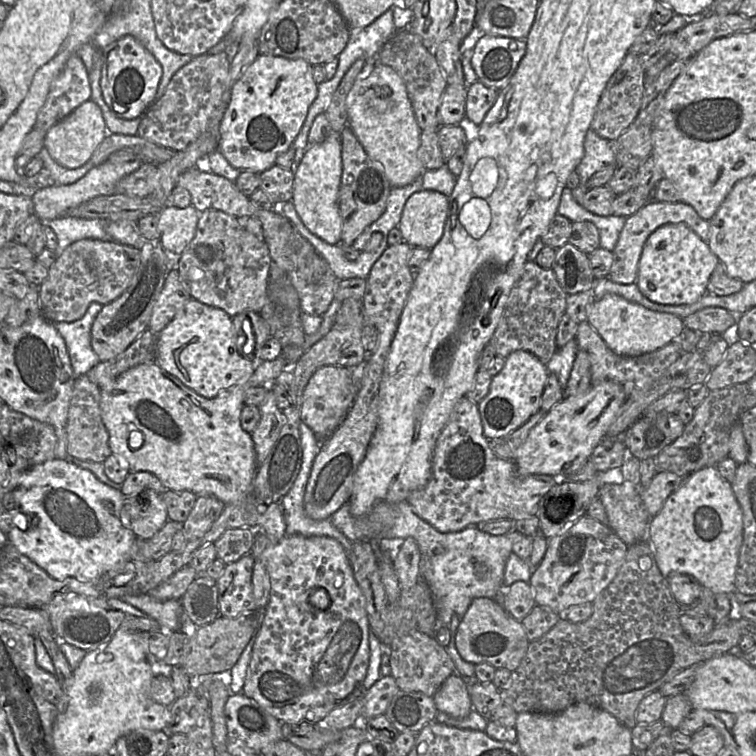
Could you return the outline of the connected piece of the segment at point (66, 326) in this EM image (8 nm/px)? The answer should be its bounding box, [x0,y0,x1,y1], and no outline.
[54,302,103,376]

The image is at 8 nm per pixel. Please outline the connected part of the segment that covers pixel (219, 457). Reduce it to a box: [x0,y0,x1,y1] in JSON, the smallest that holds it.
[101,355,295,505]

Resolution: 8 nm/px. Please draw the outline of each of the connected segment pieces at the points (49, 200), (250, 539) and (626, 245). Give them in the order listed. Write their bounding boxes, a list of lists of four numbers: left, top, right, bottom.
[[32,159,144,221],[214,528,256,565],[607,201,709,284]]

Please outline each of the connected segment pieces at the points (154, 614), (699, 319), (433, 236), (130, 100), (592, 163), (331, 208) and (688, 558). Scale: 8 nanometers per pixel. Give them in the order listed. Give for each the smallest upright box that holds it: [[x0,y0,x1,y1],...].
[[122,594,184,633],[683,307,738,335],[398,190,449,249],[101,35,163,119],[572,129,616,205],[292,132,342,245],[649,466,743,619]]

